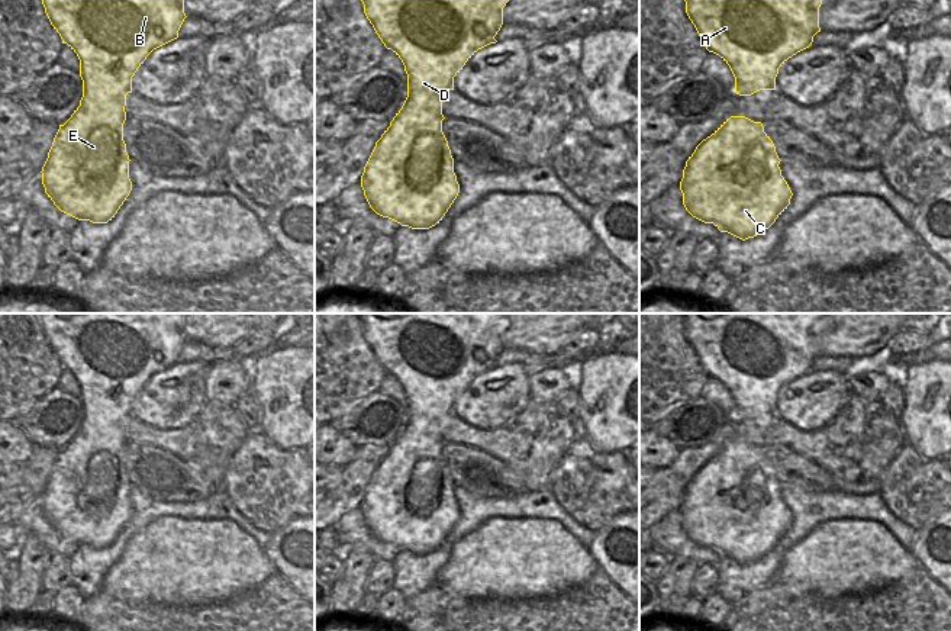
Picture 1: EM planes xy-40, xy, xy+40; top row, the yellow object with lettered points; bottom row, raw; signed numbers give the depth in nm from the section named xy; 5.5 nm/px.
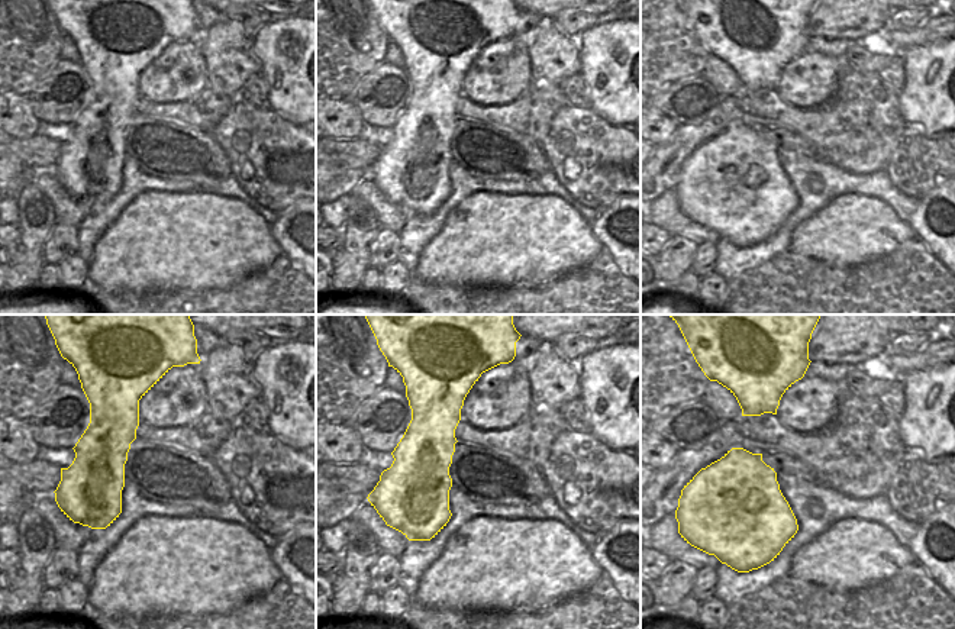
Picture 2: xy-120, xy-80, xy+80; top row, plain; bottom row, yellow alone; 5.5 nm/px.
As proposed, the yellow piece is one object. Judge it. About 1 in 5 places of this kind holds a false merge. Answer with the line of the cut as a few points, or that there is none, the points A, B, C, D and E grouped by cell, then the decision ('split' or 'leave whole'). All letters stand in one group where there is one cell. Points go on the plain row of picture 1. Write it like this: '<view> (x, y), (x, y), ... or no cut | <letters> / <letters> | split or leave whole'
no cut | A B C D E | leave whole

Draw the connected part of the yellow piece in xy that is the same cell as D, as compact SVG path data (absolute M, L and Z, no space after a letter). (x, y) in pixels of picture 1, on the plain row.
M357 313L361 326L364 329L364 338L370 348L373 350L375 358L384 368L387 374L391 374L403 387L404 396L407 399L407 422L402 431L402 434L396 438L390 451L384 455L381 463L375 467L375 471L364 492L364 498L361 500L361 512L364 515L364 521L370 529L370 532L380 541L389 543L402 551L409 551L412 554L429 554L439 548L454 525L460 518L460 509L457 506L457 500L454 498L454 483L451 480L451 474L448 471L448 466L442 457L442 445L445 444L442 440L442 422L454 415L454 402L462 395L465 387L481 373L496 368L494 361L500 355L503 350L503 332L509 326L509 321L506 313Z

